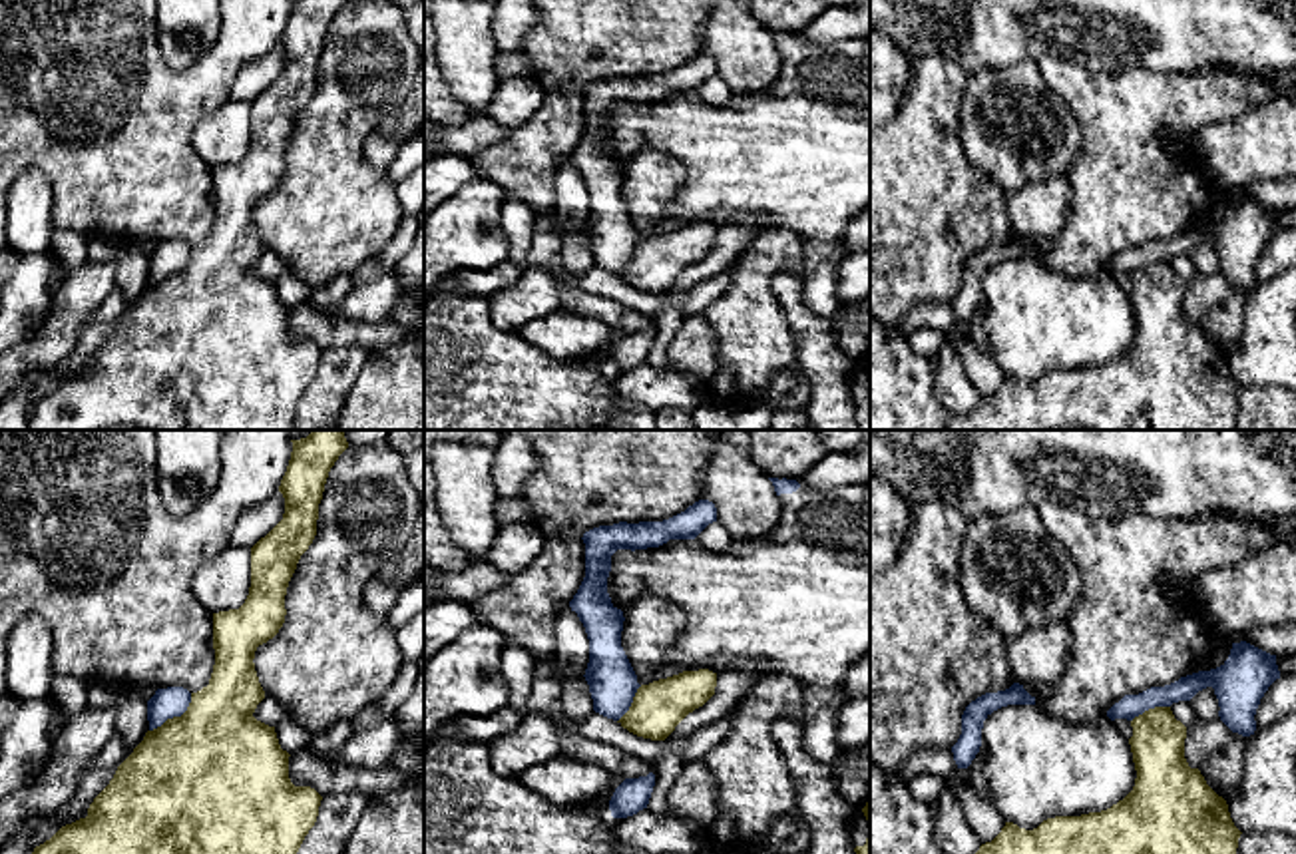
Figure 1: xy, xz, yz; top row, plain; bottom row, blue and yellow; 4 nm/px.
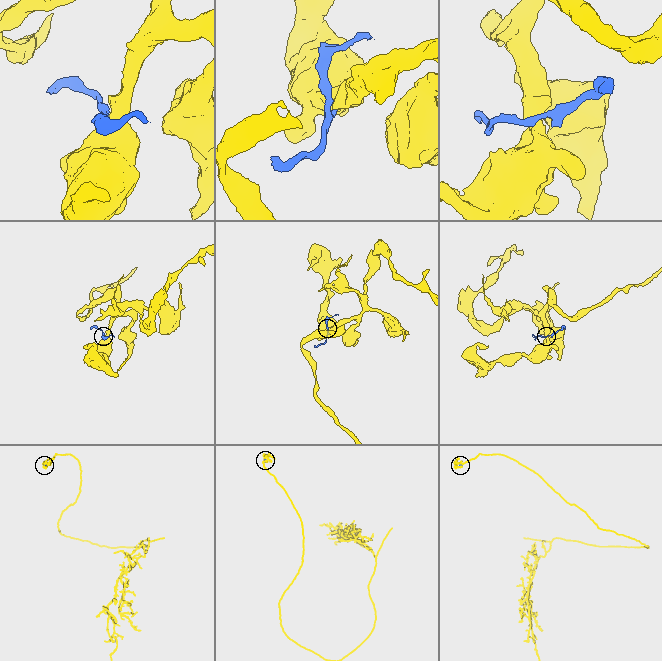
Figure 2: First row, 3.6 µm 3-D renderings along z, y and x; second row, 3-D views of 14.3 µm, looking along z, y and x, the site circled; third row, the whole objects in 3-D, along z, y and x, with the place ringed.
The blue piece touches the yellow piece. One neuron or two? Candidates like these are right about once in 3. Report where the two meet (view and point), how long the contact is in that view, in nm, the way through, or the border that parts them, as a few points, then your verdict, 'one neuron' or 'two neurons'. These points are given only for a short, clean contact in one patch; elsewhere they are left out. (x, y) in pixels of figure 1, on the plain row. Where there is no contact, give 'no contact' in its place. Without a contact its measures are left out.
xy (176, 269) | 240 nm | along xy (192, 247), (190, 259), (180, 269), (168, 271), (150, 285) | two neurons

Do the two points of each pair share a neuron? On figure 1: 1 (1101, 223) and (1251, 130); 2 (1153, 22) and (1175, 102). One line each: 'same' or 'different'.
1: different
2: different

